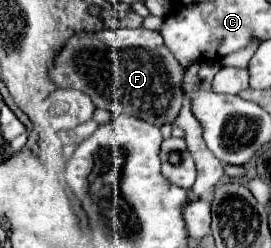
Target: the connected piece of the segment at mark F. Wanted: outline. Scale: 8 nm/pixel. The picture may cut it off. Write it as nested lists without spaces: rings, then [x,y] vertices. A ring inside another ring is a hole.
[[[136,28],[80,32],[72,36],[56,56],[50,78],[58,88],[86,92],[98,108],[106,108],[112,114],[130,114],[154,126],[164,126],[174,124],[182,108],[184,72],[186,68],[166,48],[160,32]]]

